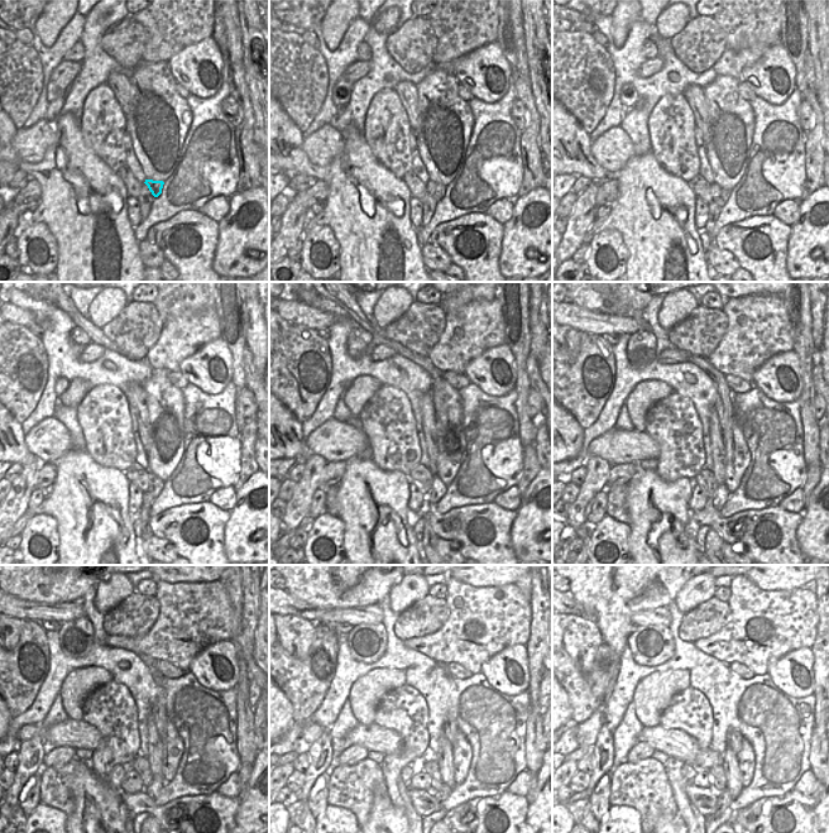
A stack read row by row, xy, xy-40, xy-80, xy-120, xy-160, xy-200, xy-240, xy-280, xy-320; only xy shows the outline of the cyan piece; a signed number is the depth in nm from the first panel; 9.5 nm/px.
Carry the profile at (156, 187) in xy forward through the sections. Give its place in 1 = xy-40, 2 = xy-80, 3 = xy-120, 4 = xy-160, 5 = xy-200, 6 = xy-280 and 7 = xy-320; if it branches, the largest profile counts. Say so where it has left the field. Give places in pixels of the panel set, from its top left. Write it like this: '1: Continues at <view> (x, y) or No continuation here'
1: Continues at xy-40 (436, 190)
2: Continues at xy-80 (720, 196)
3: Continues at xy-120 (154, 487)
4: Continues at xy-160 (437, 491)
5: Continues at xy-200 (722, 493)
6: Continues at xy-280 (442, 794)
7: Continues at xy-320 (724, 798).

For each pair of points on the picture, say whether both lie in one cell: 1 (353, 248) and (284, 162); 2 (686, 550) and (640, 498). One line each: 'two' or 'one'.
1: one
2: one

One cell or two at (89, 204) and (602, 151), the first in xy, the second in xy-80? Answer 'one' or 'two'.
two

